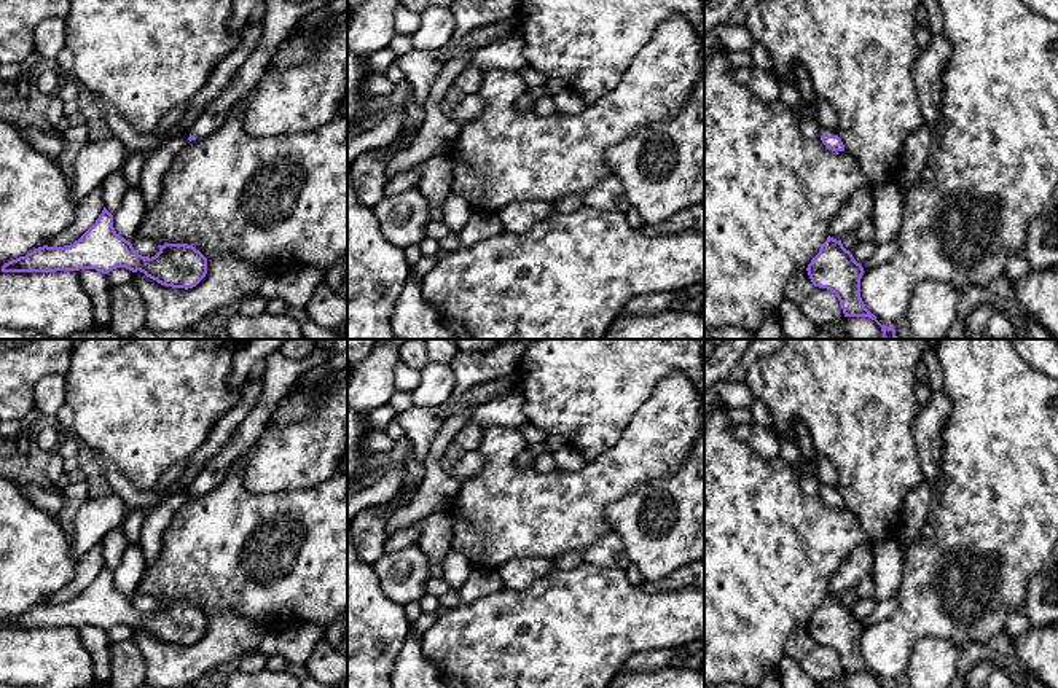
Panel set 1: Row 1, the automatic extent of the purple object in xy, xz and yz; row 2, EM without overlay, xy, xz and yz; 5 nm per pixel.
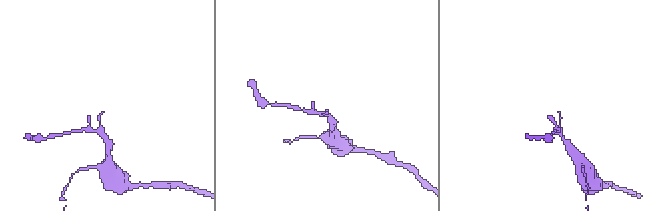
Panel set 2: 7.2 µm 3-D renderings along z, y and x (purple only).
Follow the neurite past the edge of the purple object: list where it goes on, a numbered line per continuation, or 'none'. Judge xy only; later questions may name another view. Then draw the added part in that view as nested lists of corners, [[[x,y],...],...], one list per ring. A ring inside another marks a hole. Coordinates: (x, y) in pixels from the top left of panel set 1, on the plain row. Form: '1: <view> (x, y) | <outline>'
1: xy (281, 373) | [[[315,347],[308,358],[300,362],[285,358],[279,350],[269,354],[261,377],[263,390],[258,405],[237,427],[237,436],[206,463],[201,475],[190,486],[190,491],[202,495],[215,489],[226,478],[234,460],[255,446],[264,432],[269,414],[288,395],[293,384],[312,368],[328,362],[333,355],[333,350],[323,347]]]

